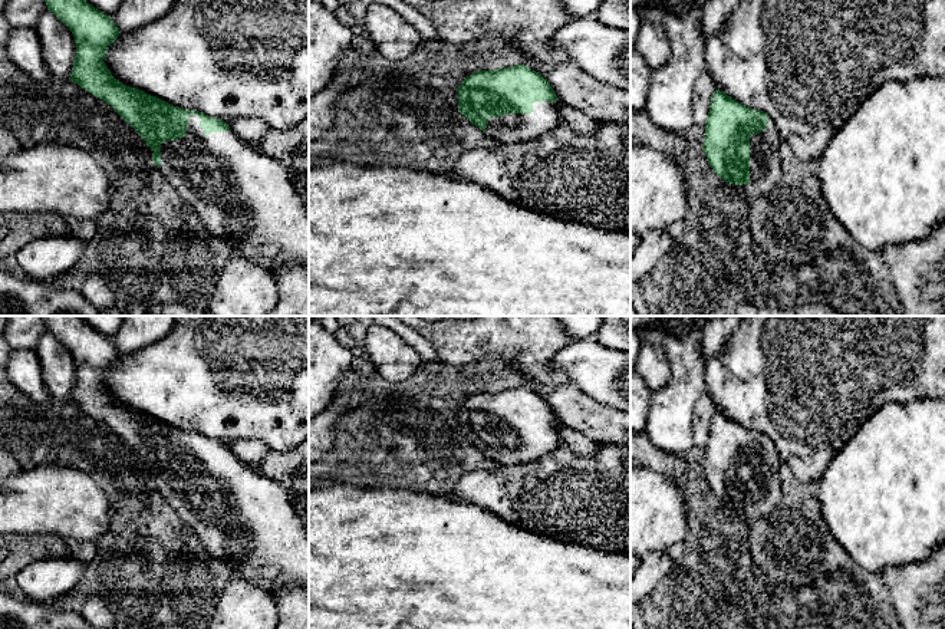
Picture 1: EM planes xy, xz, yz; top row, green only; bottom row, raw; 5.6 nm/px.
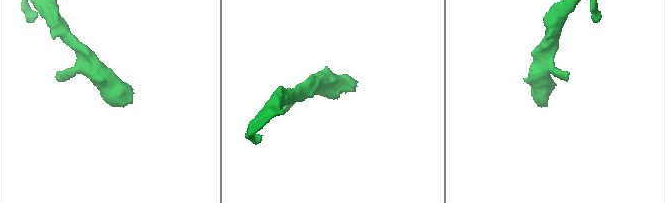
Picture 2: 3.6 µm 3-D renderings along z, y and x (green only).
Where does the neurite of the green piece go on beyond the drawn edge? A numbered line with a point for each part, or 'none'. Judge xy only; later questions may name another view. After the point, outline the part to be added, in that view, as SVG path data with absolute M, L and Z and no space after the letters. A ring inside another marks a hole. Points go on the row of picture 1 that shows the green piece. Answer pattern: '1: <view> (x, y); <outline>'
1: xy (240, 194); M188 115L187 135L161 144L158 171L197 211L207 233L233 243L250 261L309 266L309 205L284 168L233 131L204 135L198 115Z

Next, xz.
1: xz (511, 128); M534 102L533 112L507 113L501 118L490 118L484 134L500 144L516 144L536 139L557 128L563 119L559 115L559 102Z

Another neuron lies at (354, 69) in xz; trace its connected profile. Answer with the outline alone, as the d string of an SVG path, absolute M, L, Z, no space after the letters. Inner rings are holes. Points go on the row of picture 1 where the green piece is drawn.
M353 47L345 52L329 83L309 98L309 141L320 139L333 125L339 95L369 80L373 69L371 57L372 55L362 56Z

